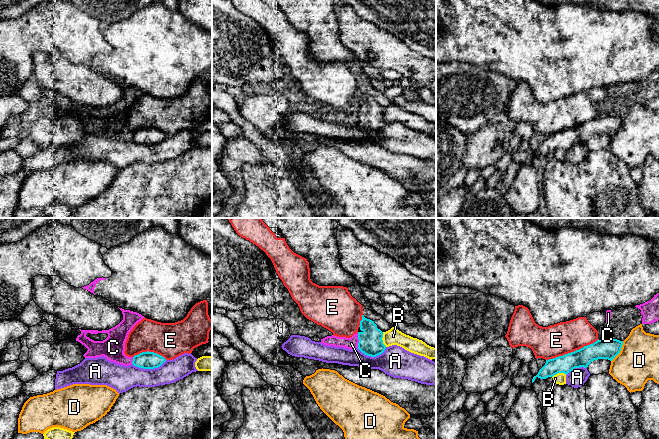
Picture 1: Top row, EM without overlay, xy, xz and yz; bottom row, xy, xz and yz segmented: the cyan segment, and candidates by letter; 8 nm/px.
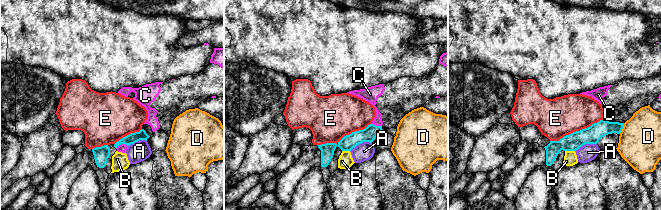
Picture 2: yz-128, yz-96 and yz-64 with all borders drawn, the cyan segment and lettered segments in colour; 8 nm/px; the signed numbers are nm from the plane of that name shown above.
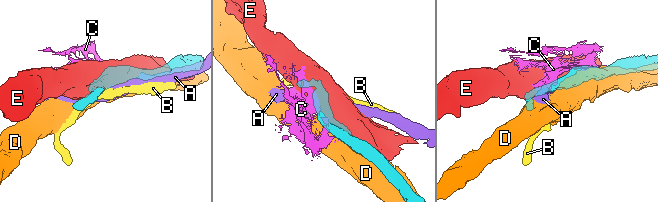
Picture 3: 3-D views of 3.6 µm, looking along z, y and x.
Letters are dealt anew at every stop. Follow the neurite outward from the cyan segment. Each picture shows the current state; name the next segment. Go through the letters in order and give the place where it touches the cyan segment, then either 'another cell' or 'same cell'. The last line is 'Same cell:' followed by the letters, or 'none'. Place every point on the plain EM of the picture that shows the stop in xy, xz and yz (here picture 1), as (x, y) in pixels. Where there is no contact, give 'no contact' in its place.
A: xy (149, 144) | another cell
B: xz (381, 115) | another cell
C: xz (359, 116) | another cell
D: yz (620, 126) | another cell
E: yz (572, 128) | another cell
Same cell: none

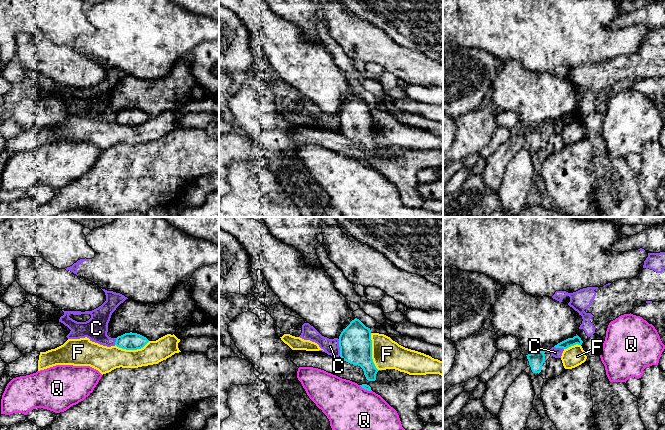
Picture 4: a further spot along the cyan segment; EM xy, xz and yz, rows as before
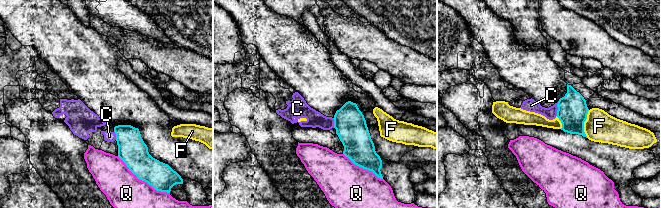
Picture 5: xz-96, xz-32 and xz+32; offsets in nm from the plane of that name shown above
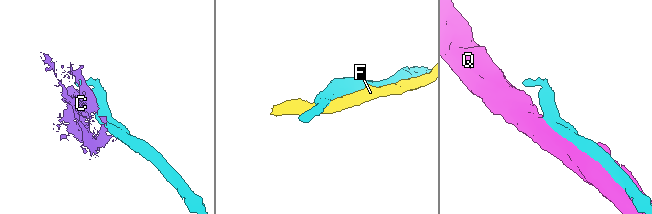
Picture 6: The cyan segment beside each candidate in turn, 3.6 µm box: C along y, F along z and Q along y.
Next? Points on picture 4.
C: xz (339, 122) | another cell
F: xz (371, 128) | another cell
Q: xz (365, 165) | another cell
Same cell: none

